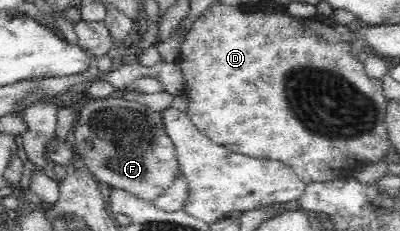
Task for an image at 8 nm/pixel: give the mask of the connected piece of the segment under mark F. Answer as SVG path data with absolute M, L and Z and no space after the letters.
M117 94L110 97L90 97L76 115L73 124L76 148L98 182L110 186L113 190L123 190L138 199L150 202L172 185L174 176L179 171L179 164L174 143L164 130L161 113L146 104L126 101Z

